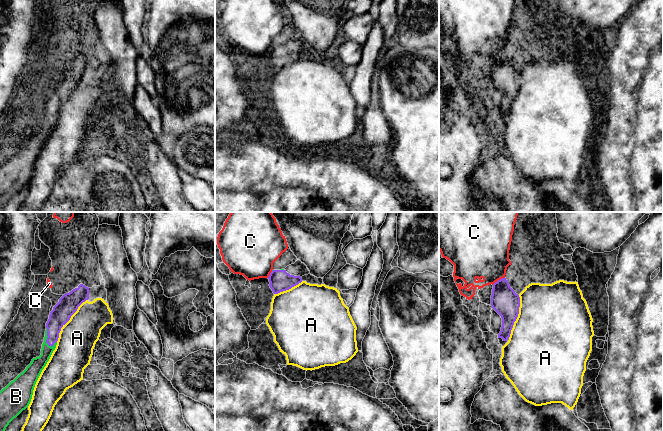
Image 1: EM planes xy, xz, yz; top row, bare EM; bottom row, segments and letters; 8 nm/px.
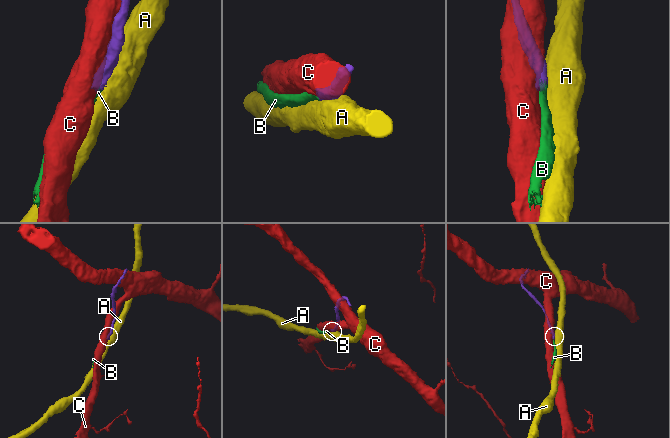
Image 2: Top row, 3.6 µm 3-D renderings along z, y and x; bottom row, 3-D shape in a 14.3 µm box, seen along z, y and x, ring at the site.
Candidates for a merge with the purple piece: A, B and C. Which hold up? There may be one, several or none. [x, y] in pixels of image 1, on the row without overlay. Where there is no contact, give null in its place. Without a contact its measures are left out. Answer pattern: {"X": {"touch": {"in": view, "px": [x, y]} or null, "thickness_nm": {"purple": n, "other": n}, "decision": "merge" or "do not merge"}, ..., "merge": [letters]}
{"A": {"touch": {"in": "xy", "px": [69, 95]}, "thickness_nm": {"purple": 160, "other": 300}, "decision": "do not merge"}, "B": {"touch": {"in": "xy", "px": [47, 113]}, "thickness_nm": {"purple": 160, "other": 120}, "decision": "merge"}, "C": {"touch": {"in": "yz", "px": [498, 56]}, "thickness_nm": {"purple": 220, "other": 400}, "decision": "do not merge"}, "merge": ["B"]}

